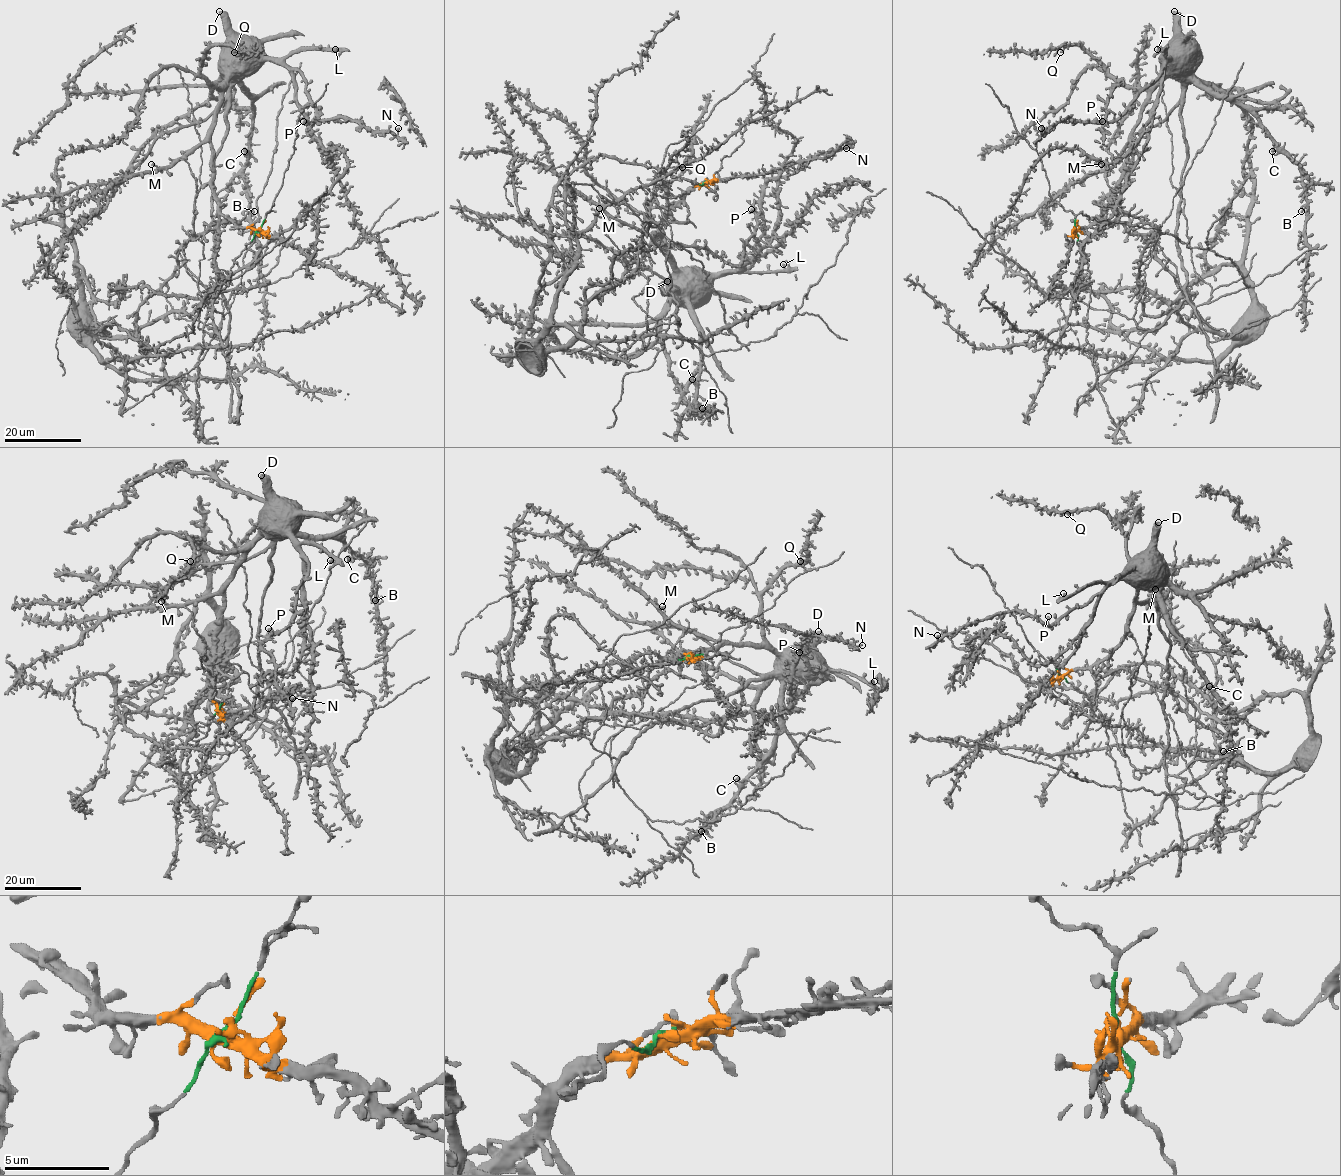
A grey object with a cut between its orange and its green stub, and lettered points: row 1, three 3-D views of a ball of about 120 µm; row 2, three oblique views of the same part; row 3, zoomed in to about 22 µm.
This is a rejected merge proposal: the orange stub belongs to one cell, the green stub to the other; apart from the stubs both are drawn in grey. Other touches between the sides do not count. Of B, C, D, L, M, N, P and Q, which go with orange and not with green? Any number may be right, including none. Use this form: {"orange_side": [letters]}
{"orange_side": ["B", "C", "D", "L", "M", "N", "P", "Q"]}

